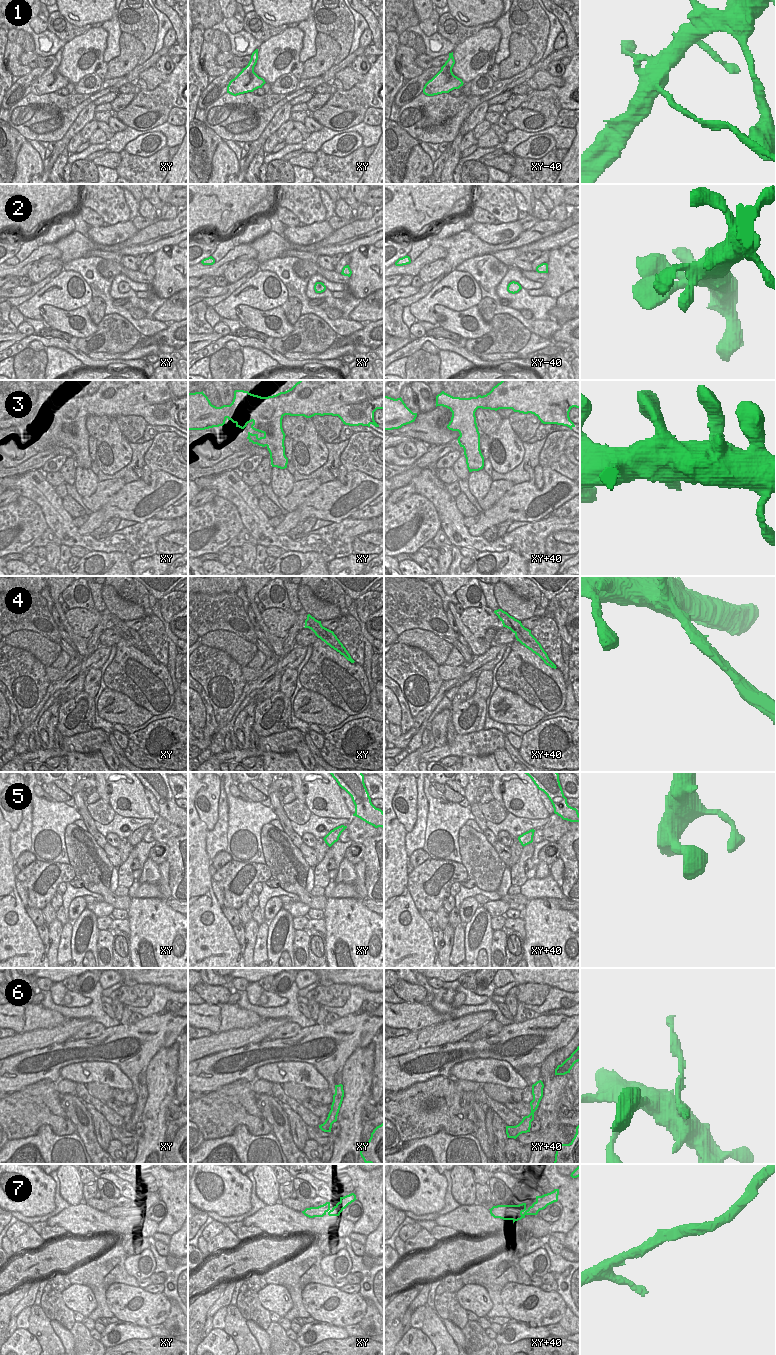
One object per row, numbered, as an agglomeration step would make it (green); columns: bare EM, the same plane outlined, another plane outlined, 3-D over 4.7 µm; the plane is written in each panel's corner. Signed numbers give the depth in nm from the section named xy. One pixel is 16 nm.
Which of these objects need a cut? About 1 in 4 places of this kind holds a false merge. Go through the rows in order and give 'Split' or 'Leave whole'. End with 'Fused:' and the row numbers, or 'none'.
1: Split
2: Leave whole
3: Leave whole
4: Split
5: Leave whole
6: Split
7: Leave whole
Fused: 1, 4, 6.

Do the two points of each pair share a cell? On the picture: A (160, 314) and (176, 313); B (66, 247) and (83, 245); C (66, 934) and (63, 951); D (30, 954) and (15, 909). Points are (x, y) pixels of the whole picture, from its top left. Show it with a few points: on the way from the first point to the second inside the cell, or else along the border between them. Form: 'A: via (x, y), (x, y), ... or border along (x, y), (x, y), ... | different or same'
A: via (164, 314), (172, 313) | same
B: via (70, 246), (79, 245) | same
C: via (66, 938), (62, 947) | same
D: via (19, 943), (19, 920) | same

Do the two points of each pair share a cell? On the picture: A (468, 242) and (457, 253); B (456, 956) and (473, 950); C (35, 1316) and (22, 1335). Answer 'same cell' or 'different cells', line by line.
A: same cell
B: different cells
C: different cells

